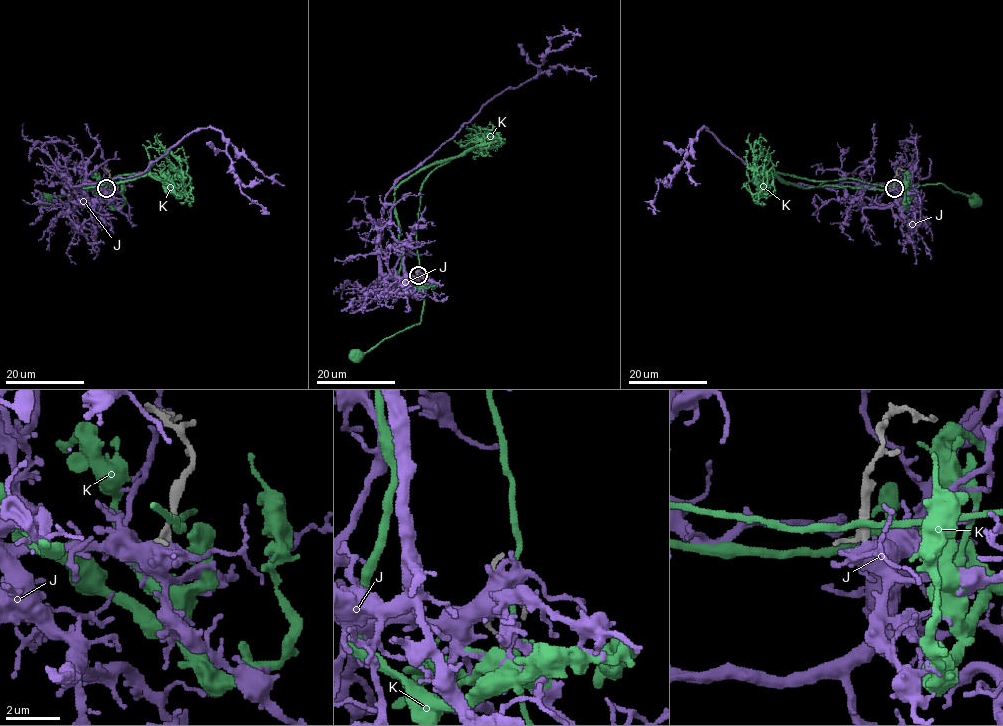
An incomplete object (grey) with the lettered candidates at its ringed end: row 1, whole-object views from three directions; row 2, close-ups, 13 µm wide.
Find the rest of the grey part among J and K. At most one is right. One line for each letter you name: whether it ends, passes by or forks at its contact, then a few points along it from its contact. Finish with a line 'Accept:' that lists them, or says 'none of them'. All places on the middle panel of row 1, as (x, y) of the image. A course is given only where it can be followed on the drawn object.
J: It forks there. Its course: (417, 274), (393, 279), (382, 272), (377, 236), (385, 194), (484, 105), (533, 77), (551, 39), (576, 28)
Accept: J

